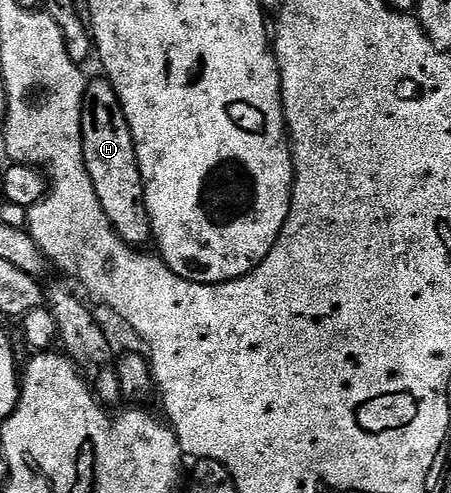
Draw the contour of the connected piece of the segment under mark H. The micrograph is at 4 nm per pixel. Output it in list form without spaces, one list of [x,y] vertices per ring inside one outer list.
[[[100,79],[88,80],[87,90],[83,96],[83,154],[89,179],[93,179],[93,191],[101,199],[101,207],[114,227],[115,234],[126,245],[143,247],[152,240],[151,220],[145,203],[145,187],[141,179],[141,167],[137,163],[137,151],[125,111],[119,105],[117,91],[110,81]]]

